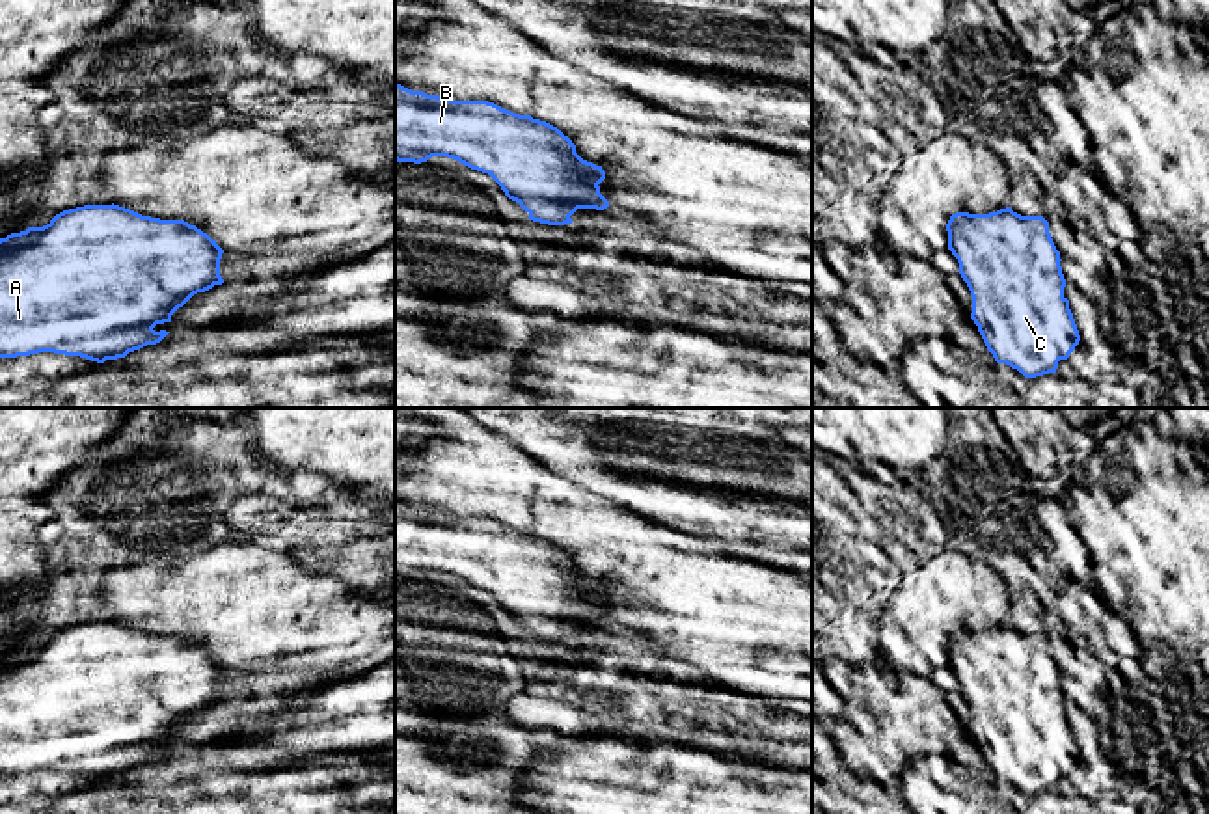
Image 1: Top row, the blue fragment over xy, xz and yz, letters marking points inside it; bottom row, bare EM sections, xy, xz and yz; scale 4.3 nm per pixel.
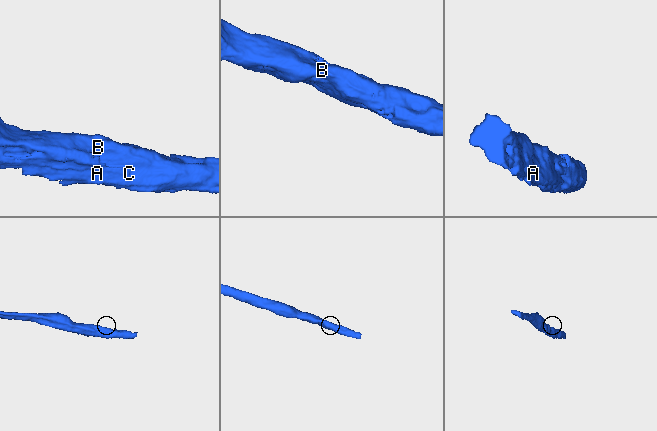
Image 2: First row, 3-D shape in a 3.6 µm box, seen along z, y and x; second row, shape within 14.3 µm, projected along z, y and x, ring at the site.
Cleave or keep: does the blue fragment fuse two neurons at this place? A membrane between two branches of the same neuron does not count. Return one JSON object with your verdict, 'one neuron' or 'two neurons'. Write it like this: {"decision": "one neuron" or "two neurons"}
{"decision": "one neuron"}

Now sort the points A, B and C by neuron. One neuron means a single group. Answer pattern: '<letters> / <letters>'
A B C

